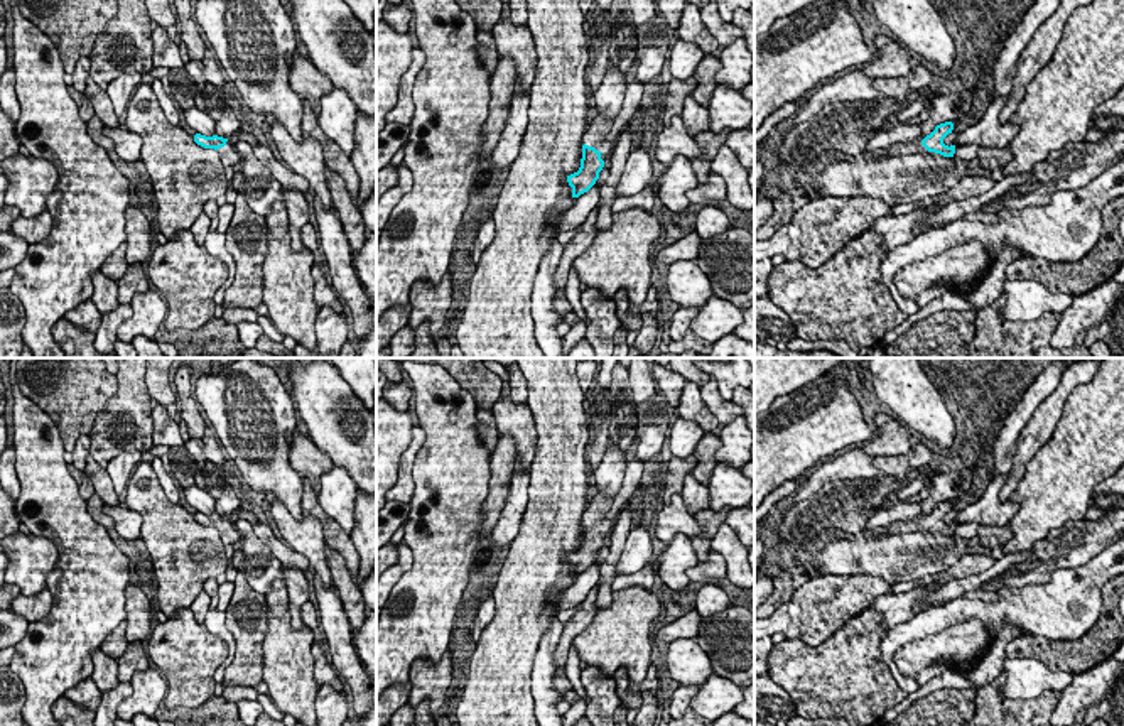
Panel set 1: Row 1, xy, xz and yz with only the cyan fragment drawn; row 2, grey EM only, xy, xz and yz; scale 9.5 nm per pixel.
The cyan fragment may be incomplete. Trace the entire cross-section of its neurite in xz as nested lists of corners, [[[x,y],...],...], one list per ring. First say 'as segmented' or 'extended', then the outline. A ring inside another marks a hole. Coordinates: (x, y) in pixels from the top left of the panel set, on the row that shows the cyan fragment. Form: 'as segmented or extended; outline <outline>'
extended; outline [[[596,115],[589,123],[586,137],[591,138],[591,147],[582,145],[582,159],[577,172],[567,176],[567,182],[572,187],[572,198],[579,198],[587,192],[596,181],[599,179],[599,172],[604,167],[604,160],[601,159],[603,152],[613,152],[614,144],[606,138],[611,132],[614,120],[608,120],[604,115]]]

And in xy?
extended; outline [[[196,133],[194,142],[204,149],[214,149],[219,154],[219,159],[224,167],[238,169],[241,165],[243,159],[235,150],[235,147],[228,142],[228,138],[223,138],[218,135],[206,137],[206,135]]]

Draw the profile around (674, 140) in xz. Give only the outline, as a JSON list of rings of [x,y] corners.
[[[680,115],[672,116],[672,123],[657,137],[655,147],[655,157],[662,164],[672,164],[677,155],[684,155],[689,160],[700,157],[700,149],[694,137],[687,133]]]

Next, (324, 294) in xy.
[[[317,263],[312,265],[312,279],[314,279],[314,301],[317,307],[331,307],[336,312],[343,312],[344,306],[343,301],[334,292],[332,285],[326,280],[326,270],[321,268]]]

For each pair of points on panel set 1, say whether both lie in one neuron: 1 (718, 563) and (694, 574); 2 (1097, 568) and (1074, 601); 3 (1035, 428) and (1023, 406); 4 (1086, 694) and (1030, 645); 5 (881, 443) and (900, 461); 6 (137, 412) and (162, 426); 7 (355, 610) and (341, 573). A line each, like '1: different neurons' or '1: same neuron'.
1: same neuron
2: same neuron
3: different neurons
4: different neurons
5: different neurons
6: different neurons
7: same neuron

